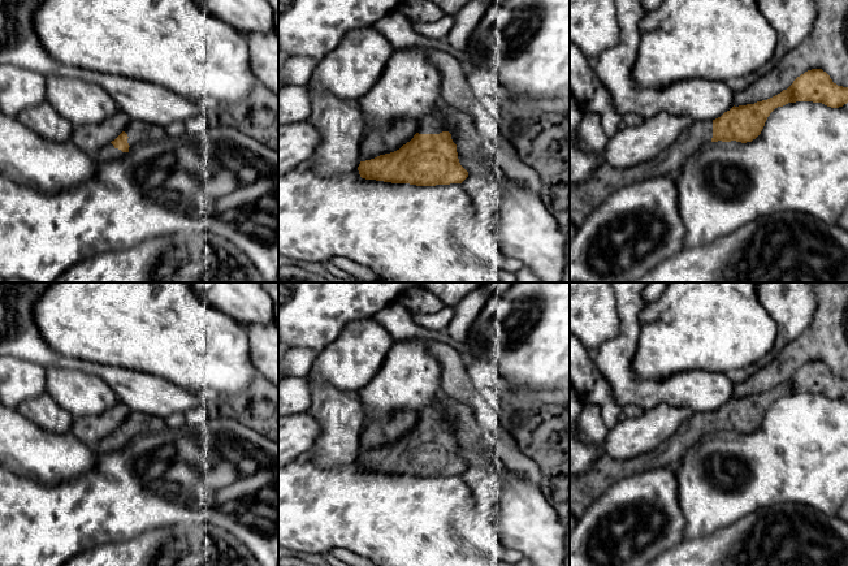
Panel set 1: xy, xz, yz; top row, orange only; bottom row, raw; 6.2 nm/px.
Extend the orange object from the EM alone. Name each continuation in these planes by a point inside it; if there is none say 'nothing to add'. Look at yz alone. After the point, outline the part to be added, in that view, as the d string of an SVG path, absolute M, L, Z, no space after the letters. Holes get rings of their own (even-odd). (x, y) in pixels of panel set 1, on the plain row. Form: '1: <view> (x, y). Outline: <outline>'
1: yz (585, 488). Outline: M693 412L659 446L632 459L618 461L602 453L590 468L570 476L570 513L577 520L584 511L615 481L644 471L678 466L683 455L711 435L713 412Z

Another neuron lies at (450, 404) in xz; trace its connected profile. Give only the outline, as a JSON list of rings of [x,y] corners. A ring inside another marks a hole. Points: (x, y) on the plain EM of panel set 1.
[[[447,397],[447,399],[445,401],[445,406],[446,406],[446,415],[449,418],[447,423],[451,425],[451,431],[457,436],[458,419],[455,412],[455,401]]]

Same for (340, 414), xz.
[[[321,379],[310,384],[312,403],[308,414],[320,424],[320,433],[308,459],[325,468],[356,461],[364,428],[364,412],[358,392],[336,389]]]

